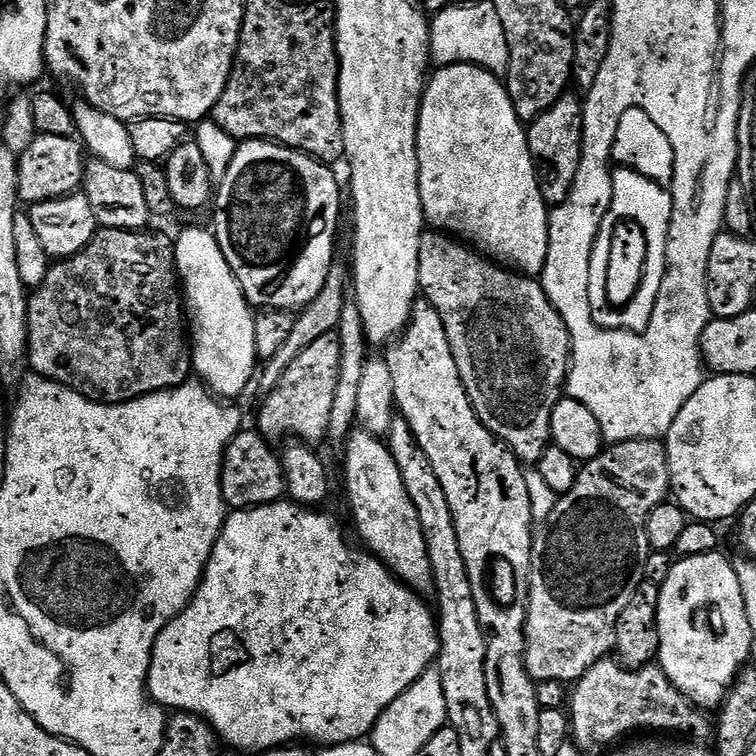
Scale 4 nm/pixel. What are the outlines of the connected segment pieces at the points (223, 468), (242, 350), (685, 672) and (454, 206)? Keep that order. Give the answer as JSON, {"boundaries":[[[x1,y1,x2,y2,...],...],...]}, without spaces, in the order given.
{"boundaries":[[[242,430,237,436,233,438,232,441,228,444,228,449,224,451,224,460,221,462,220,466,220,485,222,486,222,498,224,499,225,505,229,509,239,510,241,508,257,508,258,506,262,506,263,504,274,504,280,501,283,501,286,496,286,489,284,486,284,475,282,474,282,466,280,465,280,458,277,452,277,449,274,447,271,448,269,441,265,439,265,437,261,436,259,431,252,430,252,432,248,432,248,430]],[[188,228,180,237,175,237,176,275,182,285,186,324,190,329,192,372,200,375,197,376,199,383,213,396,232,402,235,396,250,388,258,372,254,312,242,294,234,270,230,270,230,262,226,262,226,254,222,254,215,235,205,228]],[[717,550,677,559,668,577,659,581,660,597,656,603,656,629,660,643,658,666,675,688,701,710,716,710,724,703,724,695,736,680,737,673,749,663,748,655,754,644,750,624,746,622,746,608,742,606,736,569,733,561,728,561,722,552]],[[473,64,437,67,420,98,416,149,425,221,433,229,459,238,487,259,509,270,539,277,546,266,548,253,550,205,538,190,536,167,528,149,528,134,510,102,505,81,497,73,487,72]]]}

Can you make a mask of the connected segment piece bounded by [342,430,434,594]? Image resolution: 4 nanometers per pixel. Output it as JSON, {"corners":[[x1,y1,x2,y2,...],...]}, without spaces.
{"corners":[[356,430,349,435,342,451,345,452,344,488,348,491,348,508,352,511,357,534,364,539,363,547,413,592,431,593,434,588,432,567,426,538,422,538,422,522,418,522,418,510,414,510,406,486,402,486,402,474,394,458,390,458,387,443,379,436]]}

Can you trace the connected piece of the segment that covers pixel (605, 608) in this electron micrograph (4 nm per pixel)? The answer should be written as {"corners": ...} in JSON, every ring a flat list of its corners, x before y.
{"corners":[[659,439,627,440,621,444,605,447,599,456,587,461,577,471,574,486,570,491,563,493,557,499,554,510,550,510,550,514,539,521,538,527,532,534,530,566,528,567,528,579,526,581,526,611,524,613,524,668,532,681,575,682,581,680,586,674,586,670,590,670,590,666,594,666,609,655,614,644,614,609,629,587,628,579,631,578,632,567,636,564,636,547,642,544,644,523,650,514,650,510,654,510,654,506,665,503,669,492,667,447]]}

